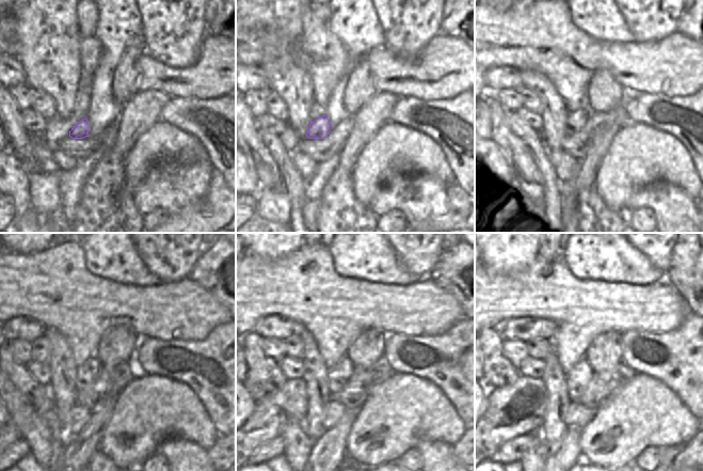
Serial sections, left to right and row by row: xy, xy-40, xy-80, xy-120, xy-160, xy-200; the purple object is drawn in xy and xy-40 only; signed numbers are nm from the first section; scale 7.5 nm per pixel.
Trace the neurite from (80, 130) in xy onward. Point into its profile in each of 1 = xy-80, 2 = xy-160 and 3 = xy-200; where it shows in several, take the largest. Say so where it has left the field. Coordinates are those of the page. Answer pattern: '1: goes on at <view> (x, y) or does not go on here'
1: goes on at xy-80 (566, 126)
2: goes on at xy-160 (337, 375)
3: goes on at xy-200 (577, 379)

